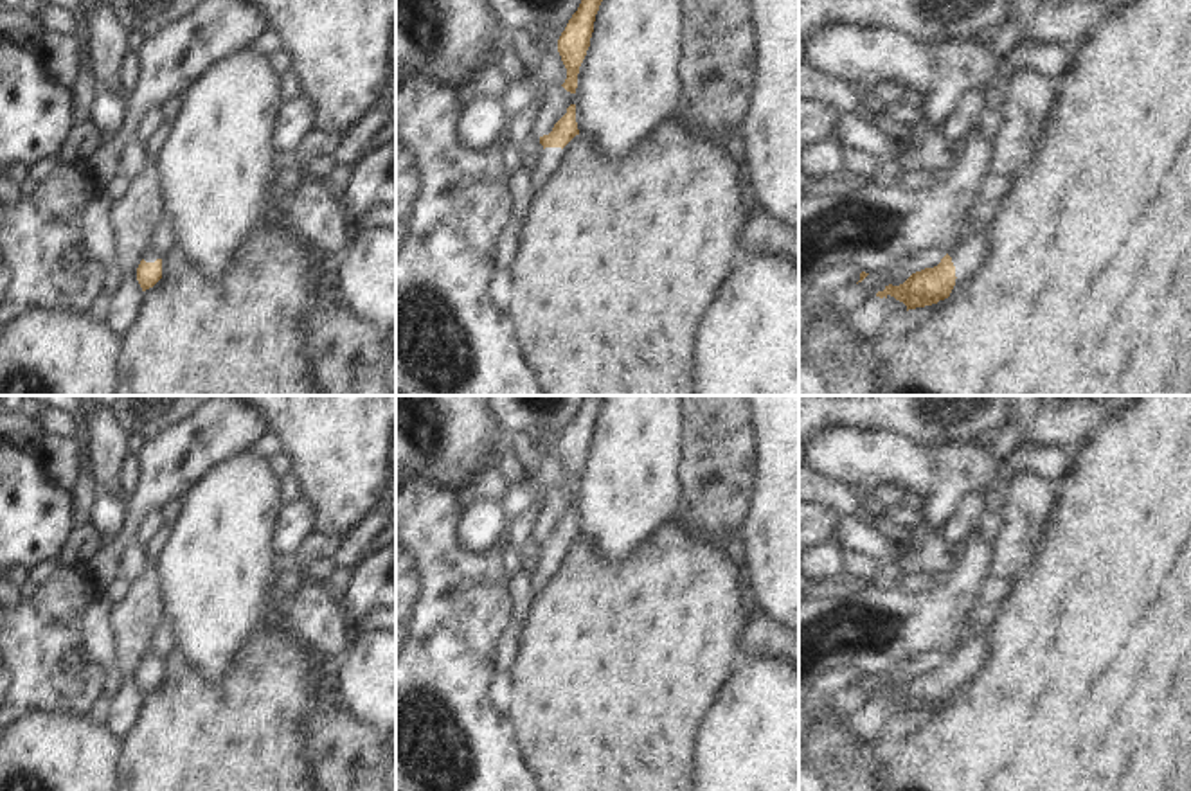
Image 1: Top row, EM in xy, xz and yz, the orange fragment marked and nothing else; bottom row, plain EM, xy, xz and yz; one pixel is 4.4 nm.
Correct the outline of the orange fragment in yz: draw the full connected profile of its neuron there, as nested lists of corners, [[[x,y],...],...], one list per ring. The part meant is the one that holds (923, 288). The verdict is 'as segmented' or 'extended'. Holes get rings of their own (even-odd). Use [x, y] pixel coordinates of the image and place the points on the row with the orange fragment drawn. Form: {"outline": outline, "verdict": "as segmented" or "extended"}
{"outline": [[[979,232],[959,244],[955,253],[948,253],[934,268],[912,273],[900,286],[885,286],[876,297],[889,295],[903,302],[909,309],[937,304],[950,297],[957,279],[970,279],[988,257],[988,234]]], "verdict": "extended"}

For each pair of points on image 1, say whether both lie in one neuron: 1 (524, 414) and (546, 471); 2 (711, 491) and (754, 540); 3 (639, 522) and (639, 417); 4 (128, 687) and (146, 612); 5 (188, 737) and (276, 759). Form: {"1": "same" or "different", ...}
{"1": "same", "2": "different", "3": "same", "4": "same", "5": "same"}

